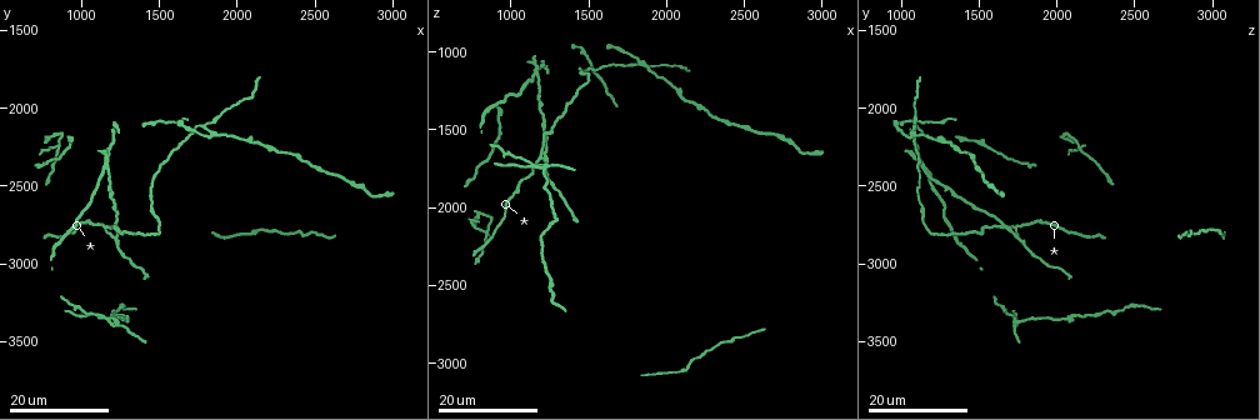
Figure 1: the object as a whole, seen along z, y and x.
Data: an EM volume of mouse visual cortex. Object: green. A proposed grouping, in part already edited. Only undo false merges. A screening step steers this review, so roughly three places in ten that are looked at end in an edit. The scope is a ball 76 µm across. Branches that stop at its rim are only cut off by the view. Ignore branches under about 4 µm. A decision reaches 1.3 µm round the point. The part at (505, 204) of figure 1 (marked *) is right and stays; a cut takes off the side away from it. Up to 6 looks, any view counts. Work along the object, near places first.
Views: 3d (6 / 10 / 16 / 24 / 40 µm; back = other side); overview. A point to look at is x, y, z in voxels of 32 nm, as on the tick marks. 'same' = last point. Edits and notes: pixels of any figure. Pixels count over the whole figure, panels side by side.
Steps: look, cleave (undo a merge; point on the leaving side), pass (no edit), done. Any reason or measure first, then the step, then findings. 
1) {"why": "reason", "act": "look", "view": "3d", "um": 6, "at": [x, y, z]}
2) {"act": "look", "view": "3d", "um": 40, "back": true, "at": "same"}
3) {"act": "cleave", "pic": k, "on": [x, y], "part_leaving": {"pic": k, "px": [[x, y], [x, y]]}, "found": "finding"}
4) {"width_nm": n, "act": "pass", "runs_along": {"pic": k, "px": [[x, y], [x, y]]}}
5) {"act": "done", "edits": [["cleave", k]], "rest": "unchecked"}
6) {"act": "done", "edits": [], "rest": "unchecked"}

{"why": "thick turns thin", "act": "look", "view": "3d", "um": 16, "at": [1260, 2780, 1520]}

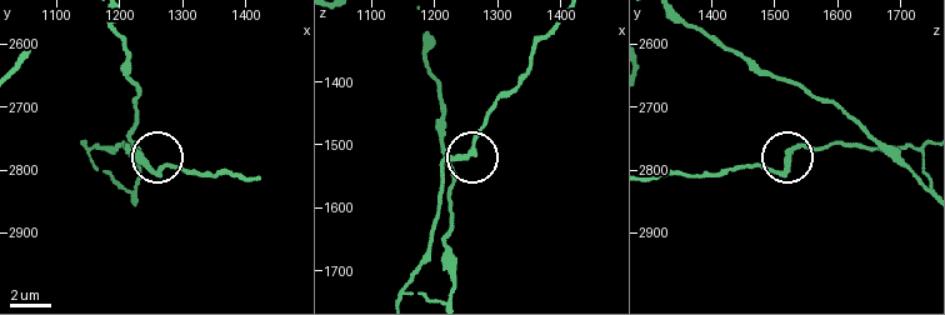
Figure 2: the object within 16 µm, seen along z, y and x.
{"why": "closer look", "act": "look", "view": "3d", "um": 10, "at": [1260, 2810, 1505]}

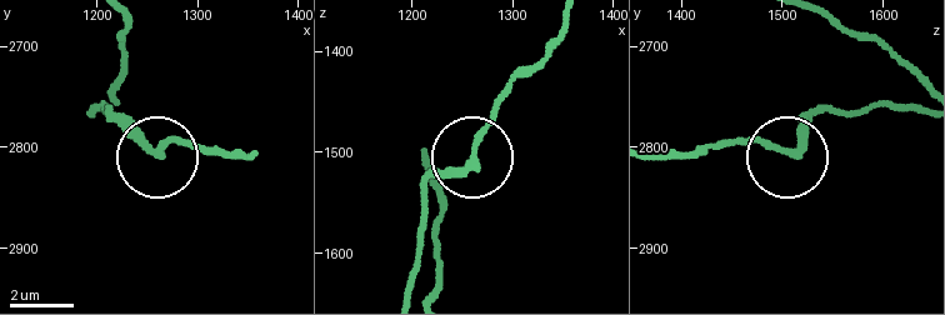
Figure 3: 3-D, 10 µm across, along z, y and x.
{"act": "pass", "runs_along": {"pic": 3, "px": [[918, 109], [869, 106], [813, 118], [788, 153], [726, 139]]}, "found": "one neuron here"}

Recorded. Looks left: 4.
{"why": "calibre changes", "act": "look", "view": "3d", "um": 24, "at": [1460, 2620, 1120]}

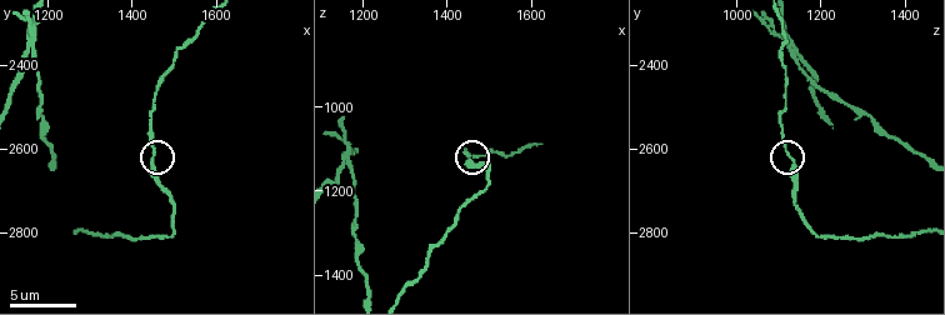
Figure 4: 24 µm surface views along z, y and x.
{"act": "look", "view": "3d", "um": 10, "at": [1445, 2635, 1130]}

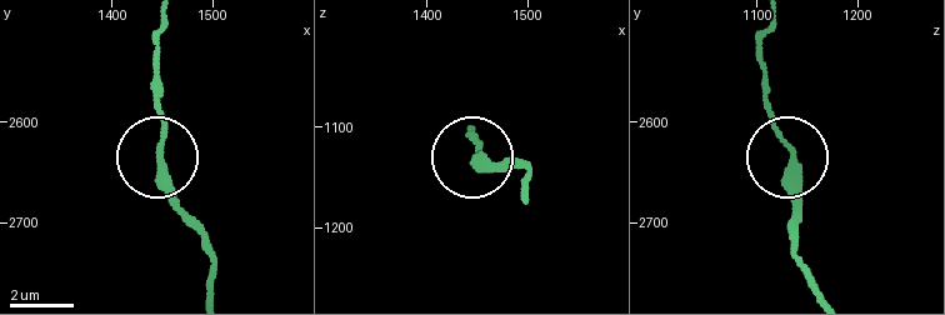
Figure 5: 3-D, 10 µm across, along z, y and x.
{"width_nm": 270, "act": "pass", "runs_along": {"pic": 5, "px": [[209, 291], [205, 235], [179, 203], [160, 154], [160, 68]]}, "found": "continuous, no second neuron"}

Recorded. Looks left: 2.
{"why": "two arms in line, one across", "act": "look", "view": "3d", "um": 24, "at": [1780, 2100, 1080]}

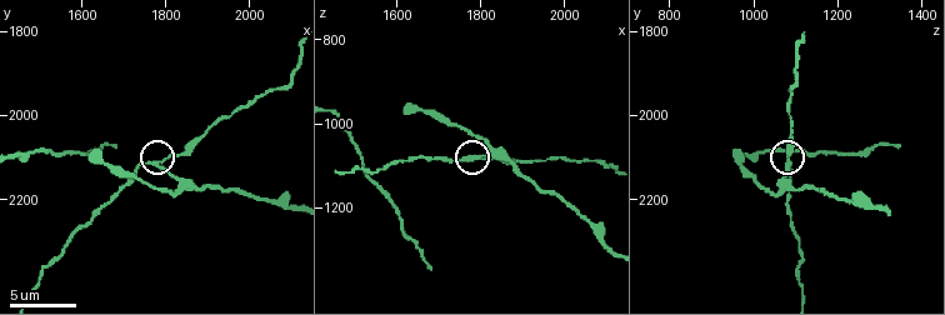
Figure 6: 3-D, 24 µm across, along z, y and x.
{"act": "look", "view": "3d", "um": 6, "at": [1785, 2115, 1080]}

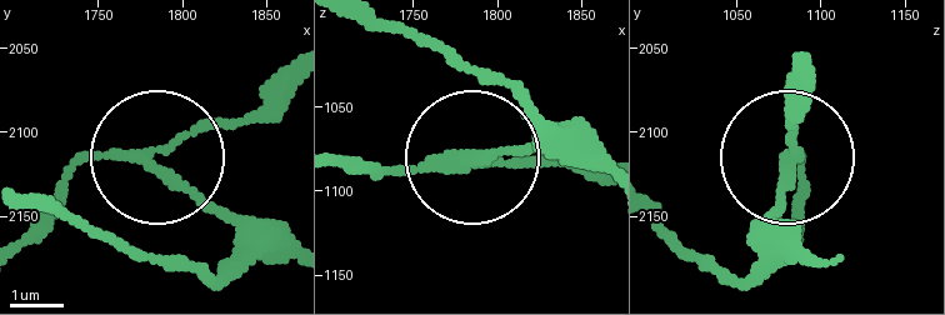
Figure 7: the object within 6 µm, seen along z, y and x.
{"arms": 3, "act": "cleave", "pic": 7, "on": [199, 195], "part_leaving": {"pic": 7, "px": [[133, 151], [290, 246]]}, "found": "a second neuron is stuck on"}

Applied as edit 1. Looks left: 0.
{"act": "done", "edits": [["cleave", 7]], "rest": "unchecked"}

